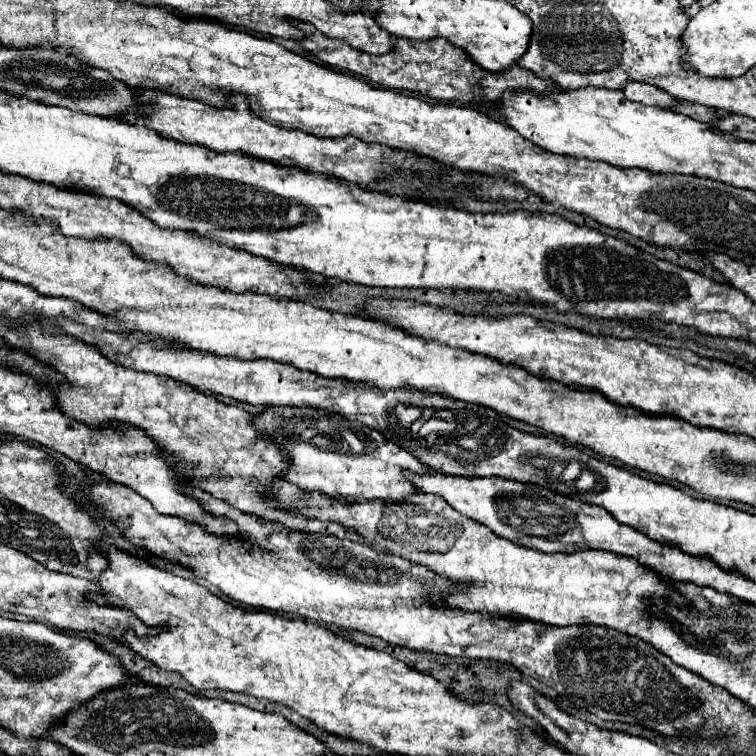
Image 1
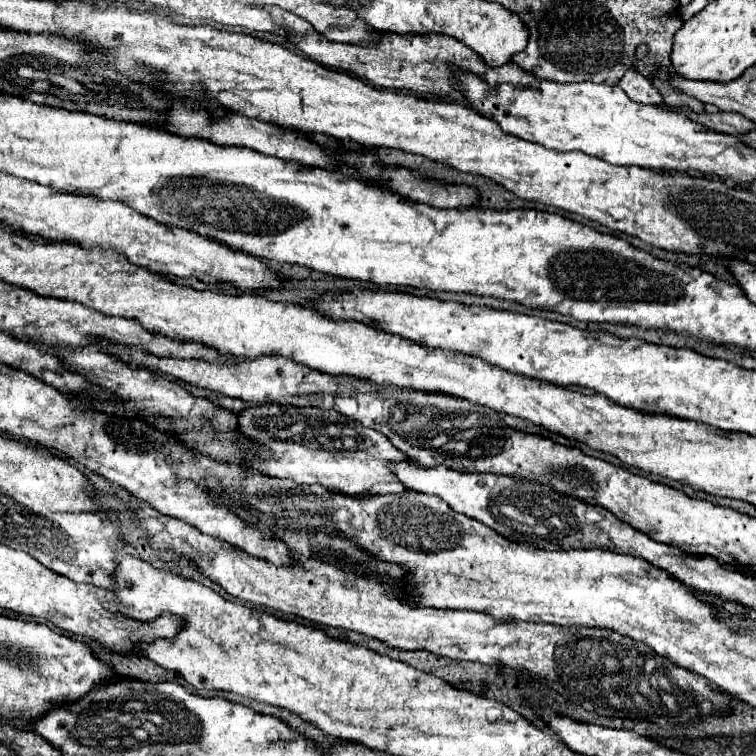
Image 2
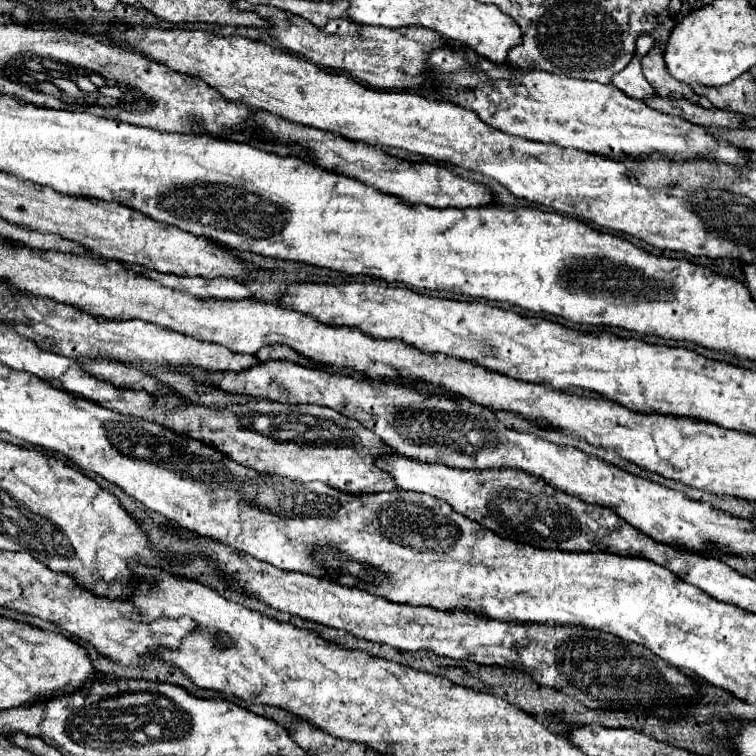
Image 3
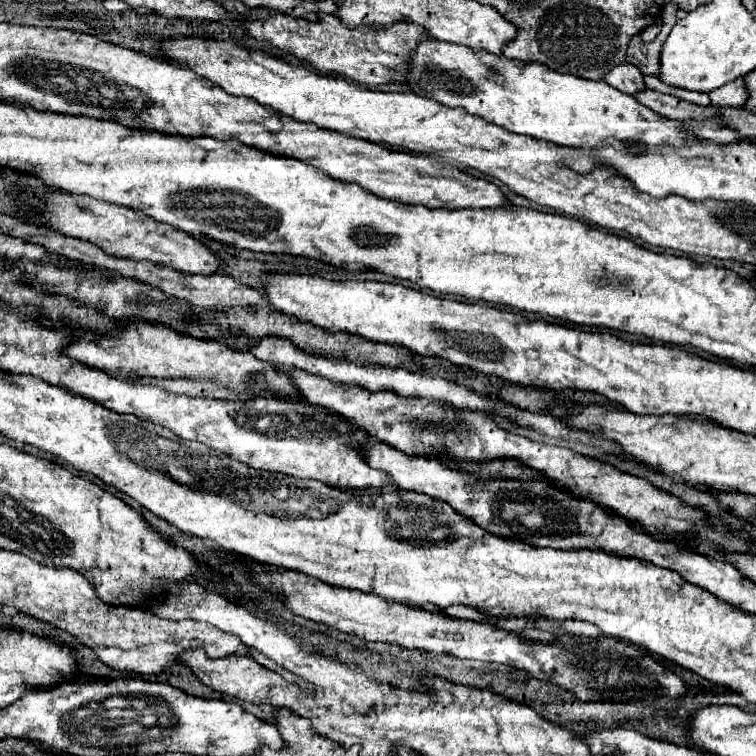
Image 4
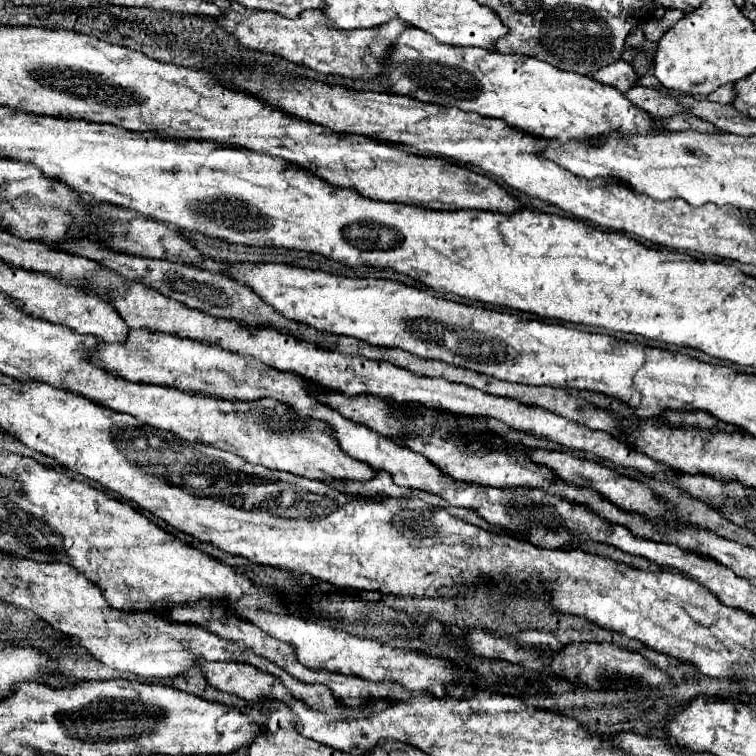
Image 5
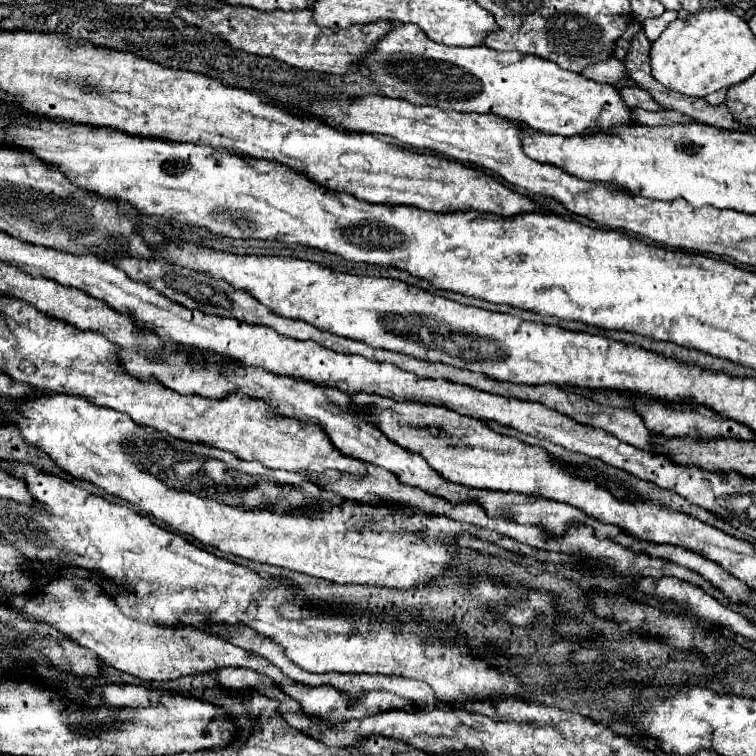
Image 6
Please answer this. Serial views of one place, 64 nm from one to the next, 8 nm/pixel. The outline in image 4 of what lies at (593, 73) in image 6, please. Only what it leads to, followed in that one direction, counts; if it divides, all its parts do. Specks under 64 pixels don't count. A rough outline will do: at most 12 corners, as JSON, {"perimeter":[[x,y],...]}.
{"perimeter":[[620,64],[602,80],[624,94],[644,90],[642,72]]}

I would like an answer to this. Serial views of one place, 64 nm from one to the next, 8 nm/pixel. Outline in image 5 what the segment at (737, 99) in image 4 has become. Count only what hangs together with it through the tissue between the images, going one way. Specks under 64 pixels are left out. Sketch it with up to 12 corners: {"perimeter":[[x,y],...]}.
{"perimeter":[[732,84],[718,88],[708,96],[710,102],[730,104],[734,98]]}

